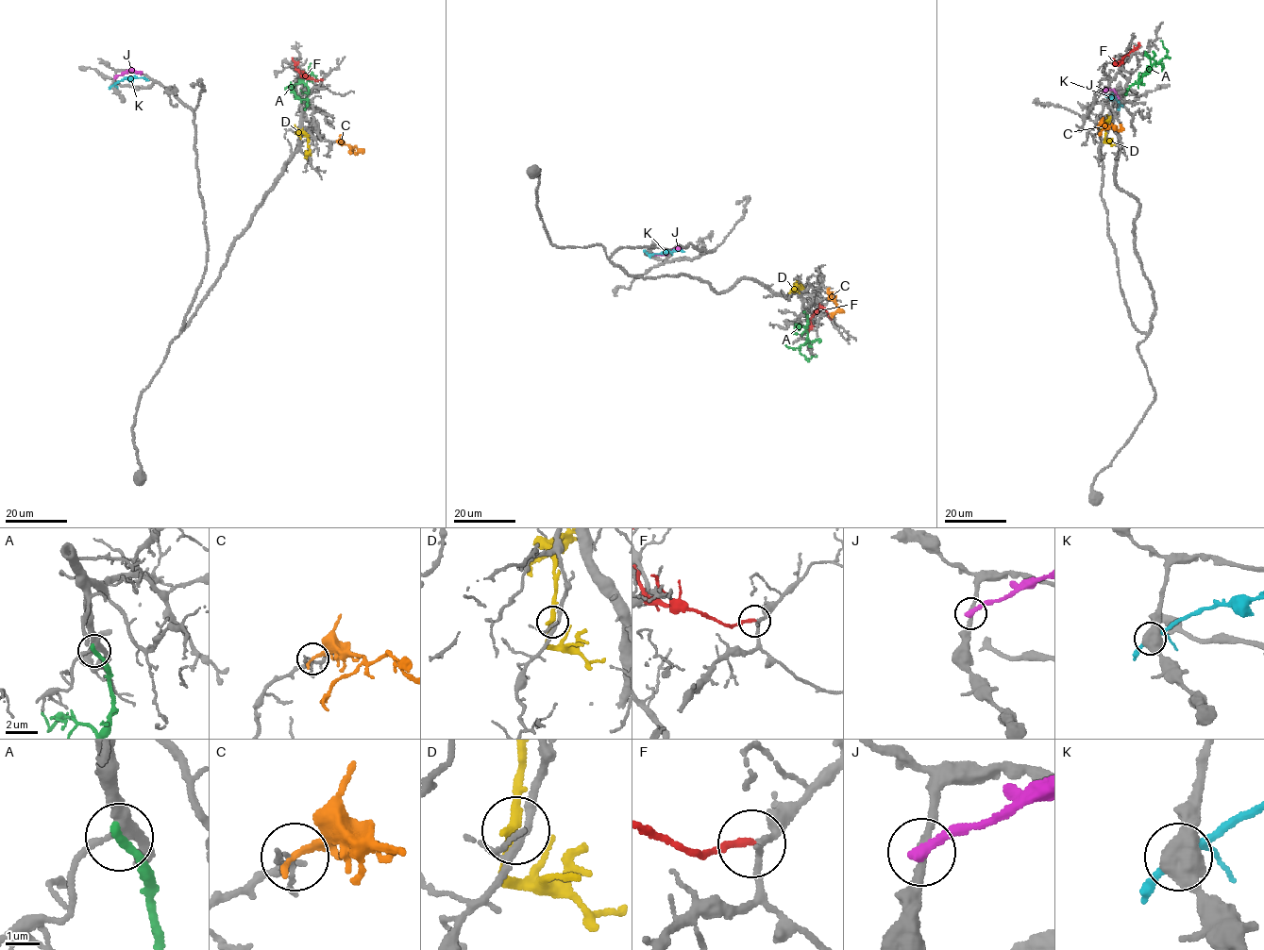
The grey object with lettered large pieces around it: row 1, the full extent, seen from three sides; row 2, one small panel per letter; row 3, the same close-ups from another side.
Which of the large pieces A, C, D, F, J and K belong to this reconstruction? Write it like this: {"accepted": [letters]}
{"accepted": ["A"]}

